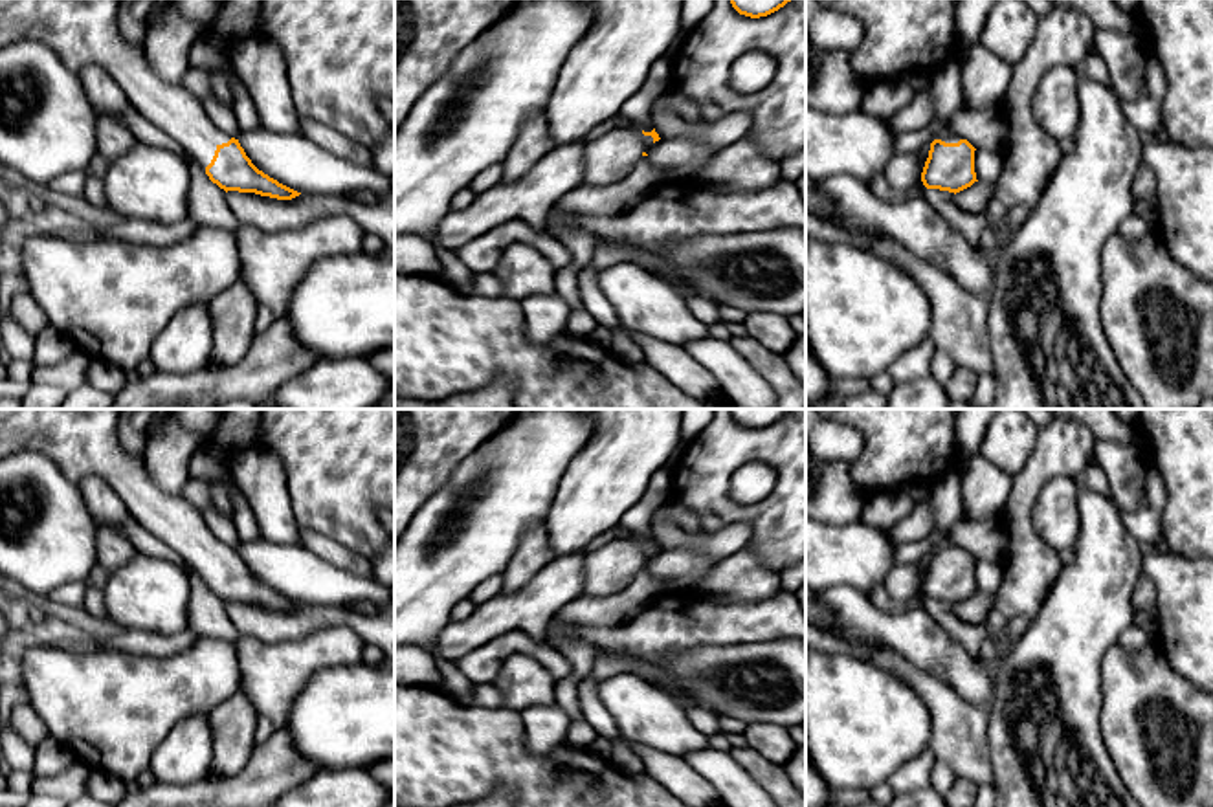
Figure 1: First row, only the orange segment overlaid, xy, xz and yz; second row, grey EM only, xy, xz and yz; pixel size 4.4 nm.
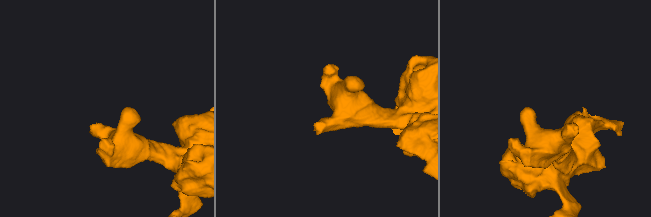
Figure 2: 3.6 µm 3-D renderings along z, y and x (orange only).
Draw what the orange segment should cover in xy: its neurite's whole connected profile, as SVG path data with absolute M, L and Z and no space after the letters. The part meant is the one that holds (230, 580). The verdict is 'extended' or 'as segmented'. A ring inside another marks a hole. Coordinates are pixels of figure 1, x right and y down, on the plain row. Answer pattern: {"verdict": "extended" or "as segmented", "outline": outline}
{"verdict": "extended", "outline": "M0 409L0 459L26 449L50 457L75 484L90 475L106 481L132 519L176 552L226 603L255 603L277 611L301 605L259 581L239 550L209 530L200 510L182 493L165 493L150 477L145 460L123 449L117 437L117 409Z"}

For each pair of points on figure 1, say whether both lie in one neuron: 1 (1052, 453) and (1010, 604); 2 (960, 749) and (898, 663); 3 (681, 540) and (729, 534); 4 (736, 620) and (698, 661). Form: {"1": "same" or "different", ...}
{"1": "same", "2": "same", "3": "same", "4": "different"}

